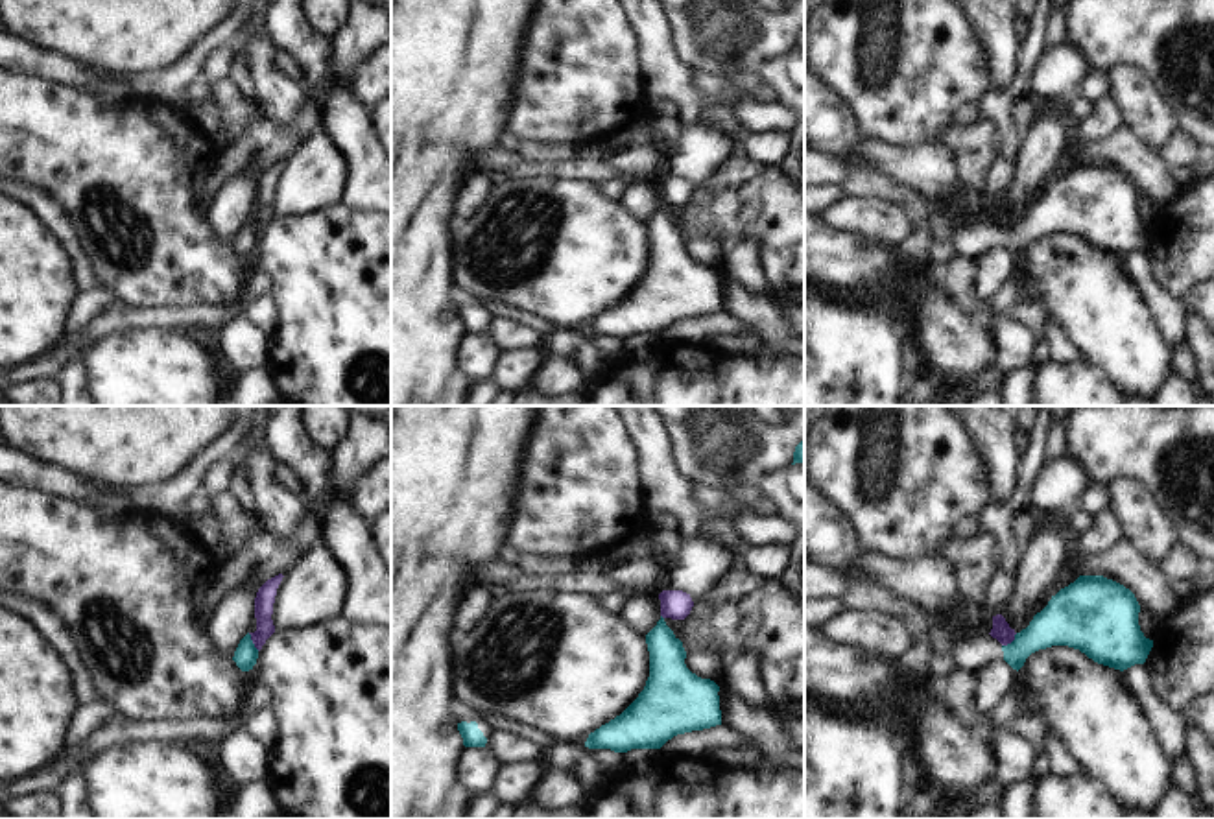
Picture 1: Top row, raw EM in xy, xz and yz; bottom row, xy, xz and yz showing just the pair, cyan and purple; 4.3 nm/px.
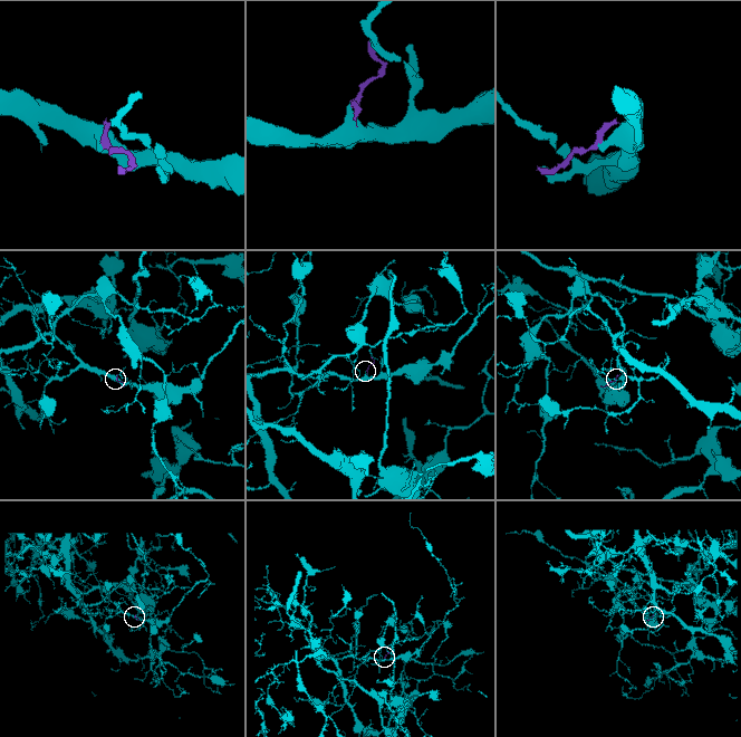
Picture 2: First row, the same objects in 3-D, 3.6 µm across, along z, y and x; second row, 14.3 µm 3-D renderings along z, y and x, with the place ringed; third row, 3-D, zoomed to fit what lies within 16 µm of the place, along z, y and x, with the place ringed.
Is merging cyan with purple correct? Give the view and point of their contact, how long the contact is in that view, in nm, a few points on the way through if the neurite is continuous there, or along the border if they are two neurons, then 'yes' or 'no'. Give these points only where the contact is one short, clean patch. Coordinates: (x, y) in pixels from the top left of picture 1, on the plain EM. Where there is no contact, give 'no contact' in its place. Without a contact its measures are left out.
meets cyan in yz at (1011, 229); contact 90 nm long; border along yz (1017, 220), (1002, 233); no

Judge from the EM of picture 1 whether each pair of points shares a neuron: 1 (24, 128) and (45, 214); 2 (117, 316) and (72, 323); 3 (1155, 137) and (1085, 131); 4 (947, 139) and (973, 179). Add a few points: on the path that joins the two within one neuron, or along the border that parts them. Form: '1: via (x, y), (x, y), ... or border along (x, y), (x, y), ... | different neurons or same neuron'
1: border along (19, 181), (39, 187), (69, 216) | different neurons
2: border along (117, 303), (100, 310), (83, 327) | different neurons
3: border along (1109, 96), (1126, 124) | different neurons
4: via (958, 146), (971, 159), (971, 168) | same neuron

